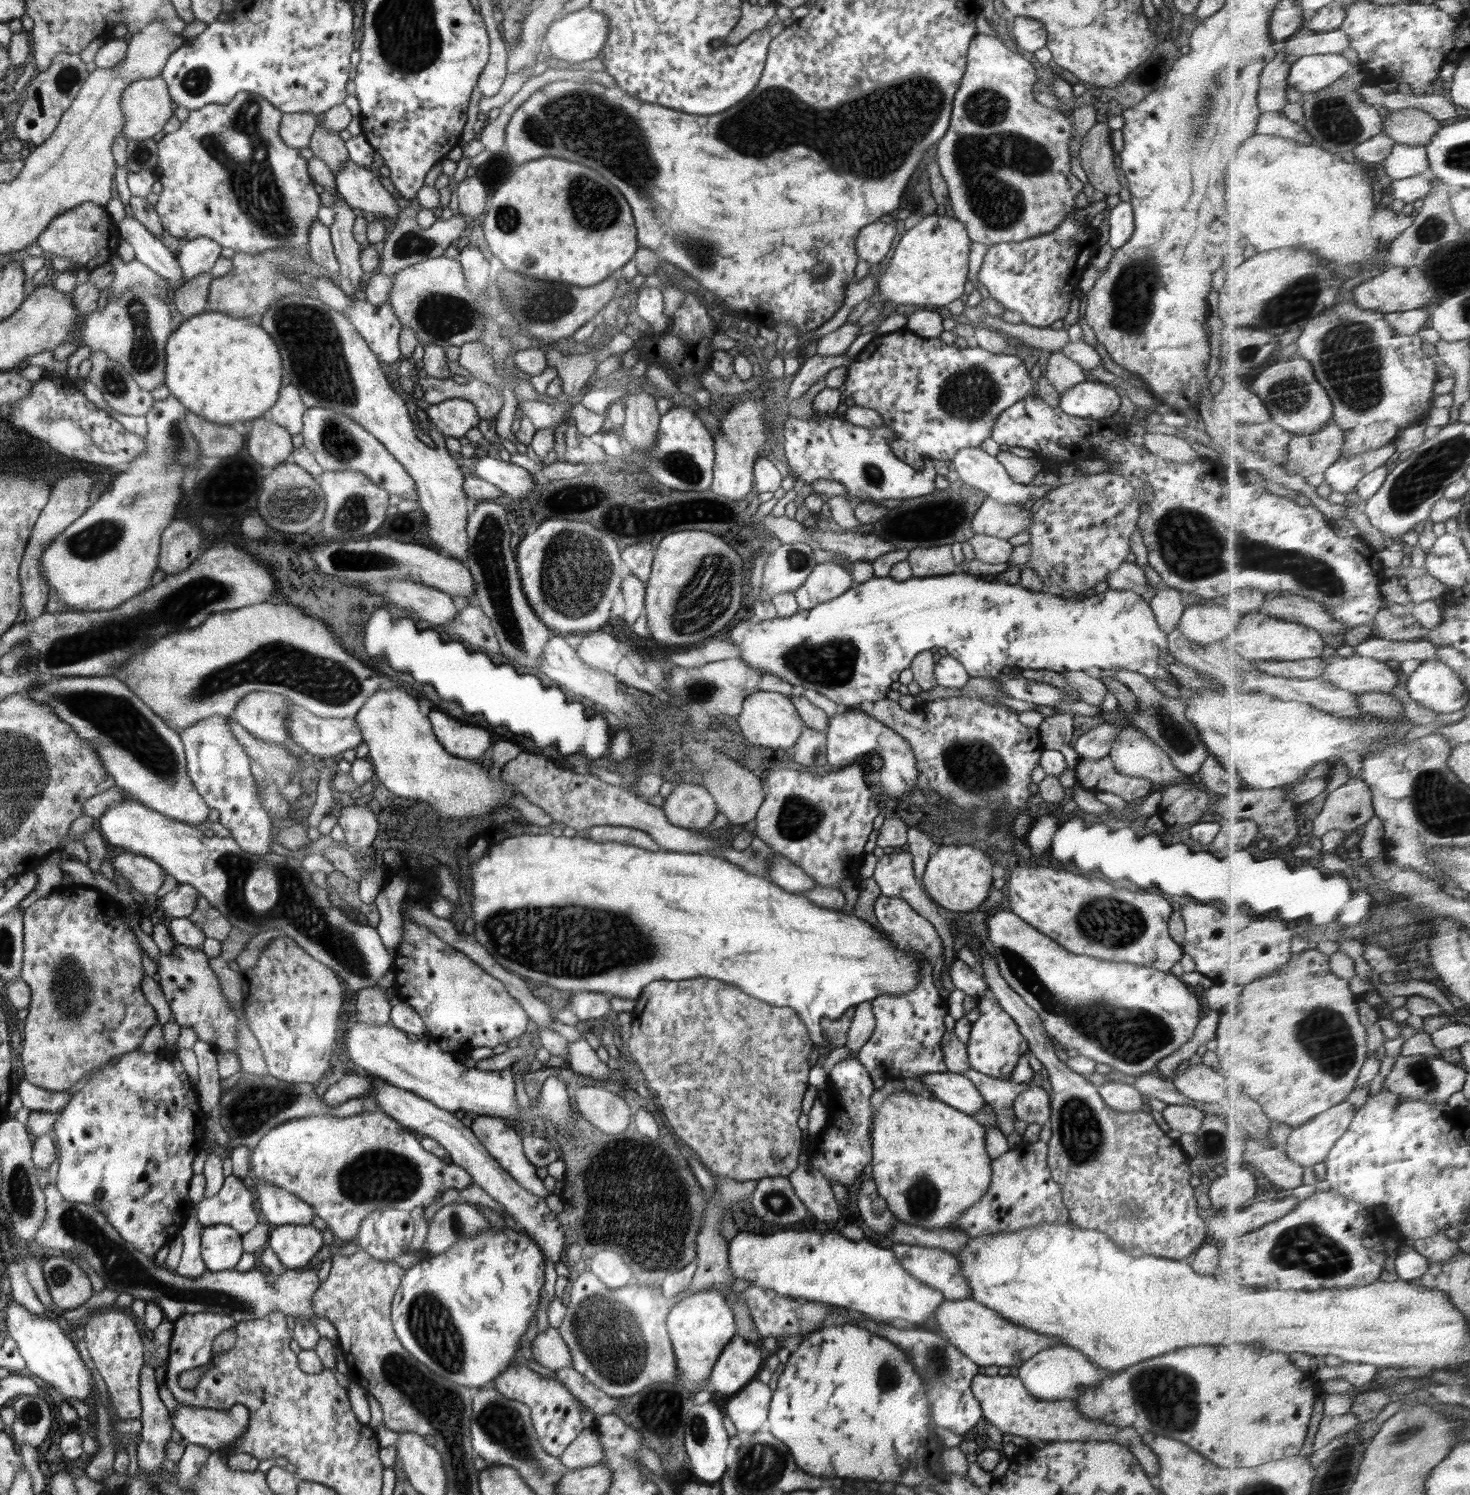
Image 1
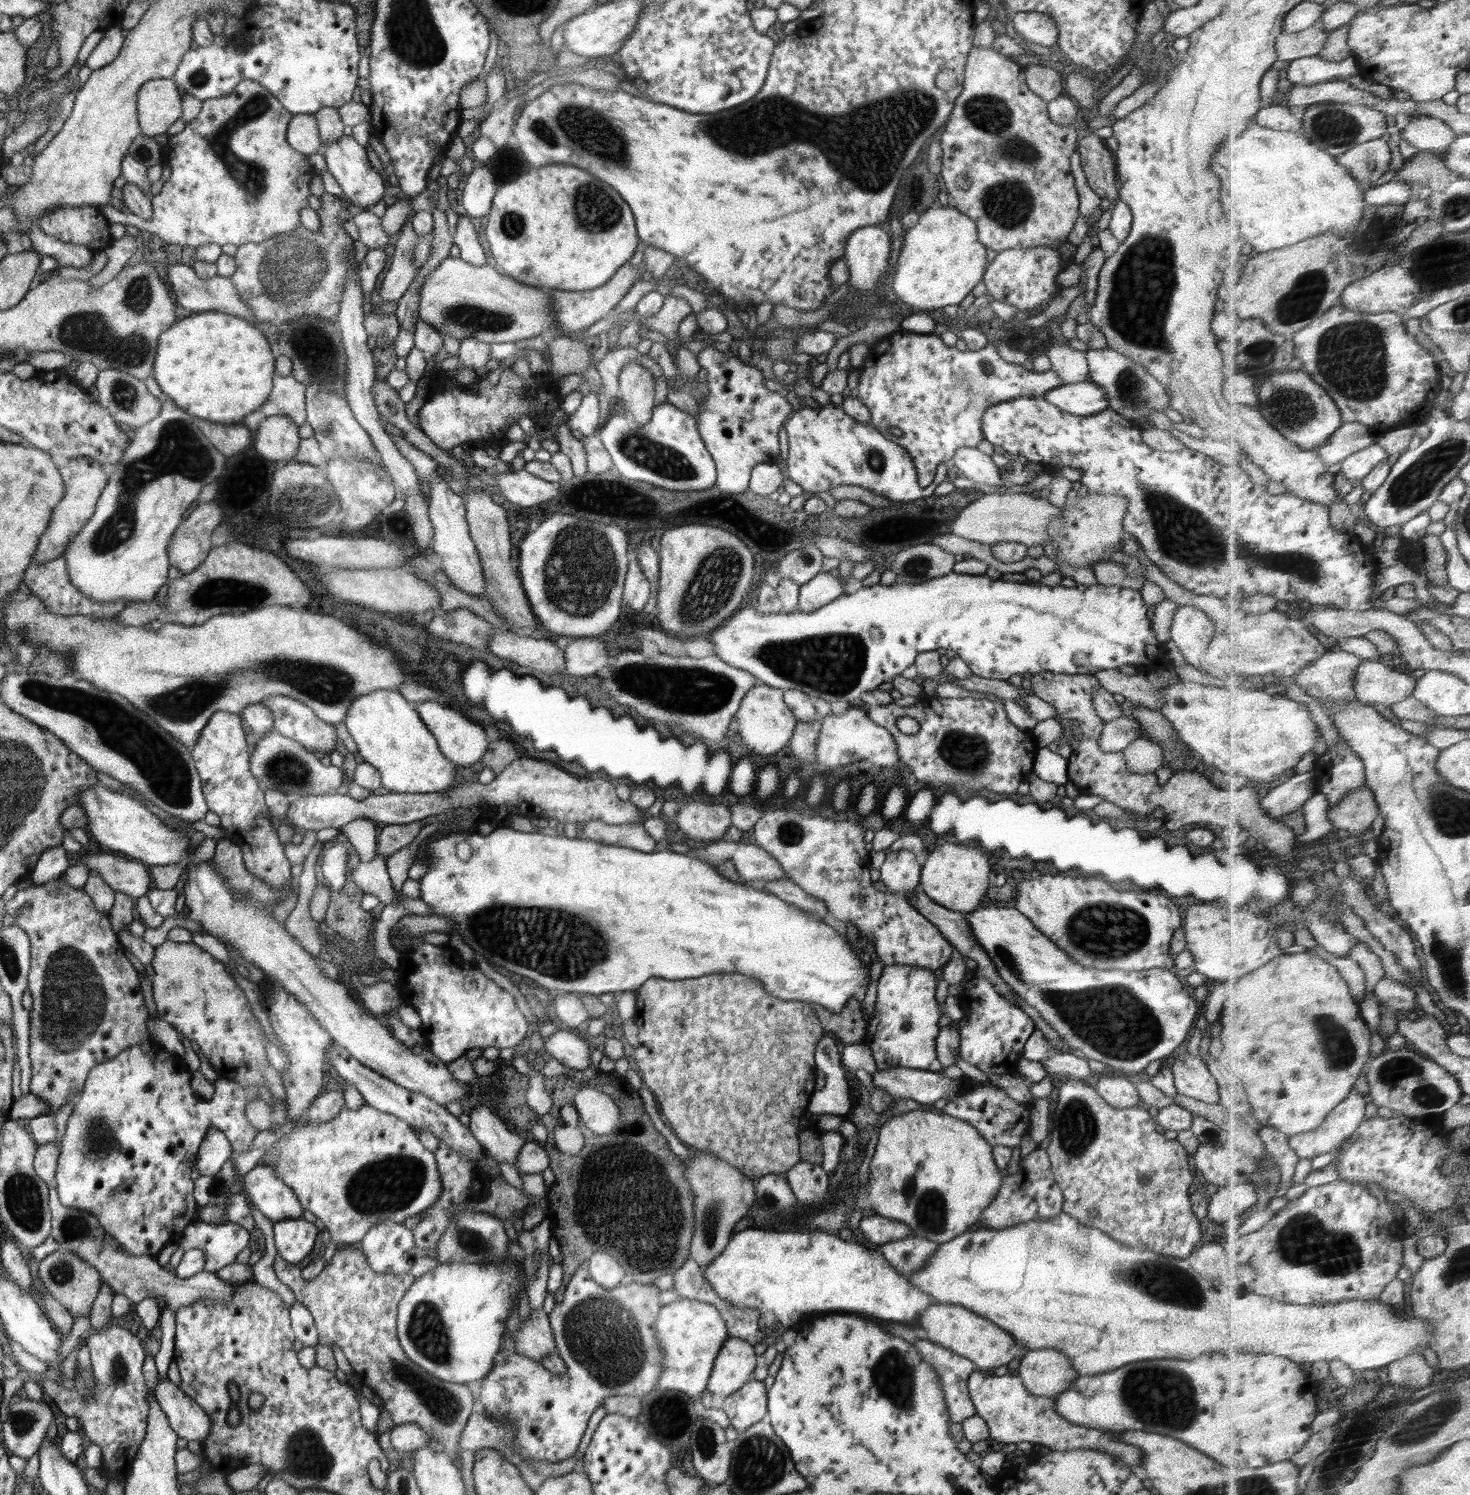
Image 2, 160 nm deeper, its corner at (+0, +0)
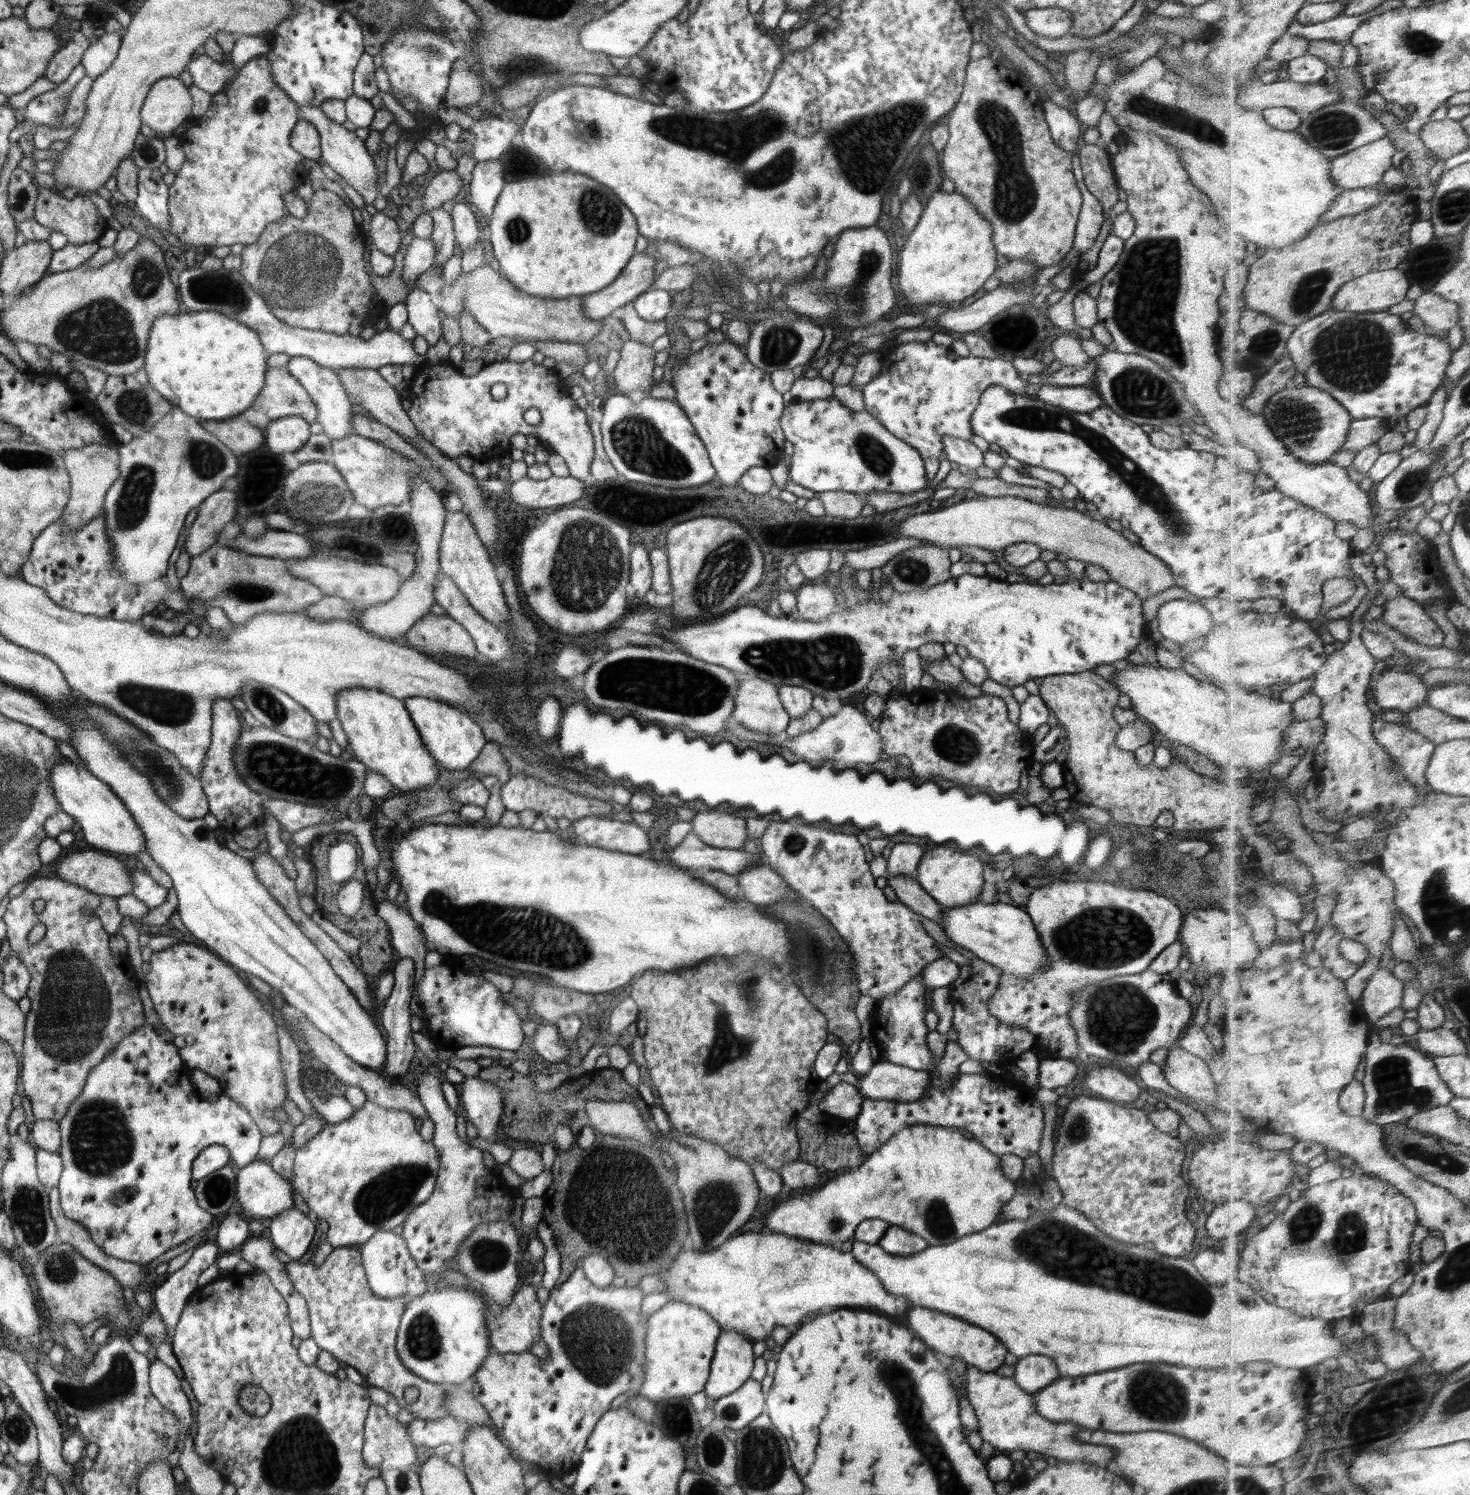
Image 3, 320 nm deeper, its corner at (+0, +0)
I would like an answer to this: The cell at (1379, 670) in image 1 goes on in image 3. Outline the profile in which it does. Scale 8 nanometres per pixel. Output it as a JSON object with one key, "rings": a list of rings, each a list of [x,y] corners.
{"rings":[[[1387,666],[1373,683],[1374,696],[1380,707],[1408,714],[1429,702],[1432,687],[1416,672],[1399,672]]]}

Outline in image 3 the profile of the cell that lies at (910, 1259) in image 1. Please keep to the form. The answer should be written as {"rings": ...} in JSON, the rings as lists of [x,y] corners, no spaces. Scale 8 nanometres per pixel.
{"rings":[[[891,1225],[877,1242],[887,1253],[900,1257],[910,1256],[924,1250],[929,1244],[917,1234],[904,1230],[900,1226]]]}

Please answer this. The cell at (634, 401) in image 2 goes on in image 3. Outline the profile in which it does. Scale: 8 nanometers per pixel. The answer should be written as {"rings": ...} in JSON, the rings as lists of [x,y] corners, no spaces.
{"rings":[[[628,340],[620,350],[620,360],[613,370],[614,382],[624,396],[634,391],[650,394],[654,384],[654,350],[642,342]]]}

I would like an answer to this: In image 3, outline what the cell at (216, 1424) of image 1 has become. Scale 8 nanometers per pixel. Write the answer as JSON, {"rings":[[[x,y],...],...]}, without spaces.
{"rings":[[[157,1357],[154,1362],[149,1364],[149,1385],[152,1394],[165,1409],[172,1412],[172,1416],[178,1420],[180,1428],[187,1434],[194,1424],[190,1400],[182,1391],[178,1376]]]}

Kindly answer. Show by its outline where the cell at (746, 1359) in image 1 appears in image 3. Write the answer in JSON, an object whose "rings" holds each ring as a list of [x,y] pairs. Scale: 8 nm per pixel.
{"rings":[[[722,1330],[712,1357],[710,1376],[704,1387],[709,1400],[738,1390],[751,1378],[754,1360],[752,1342],[740,1333]]]}

